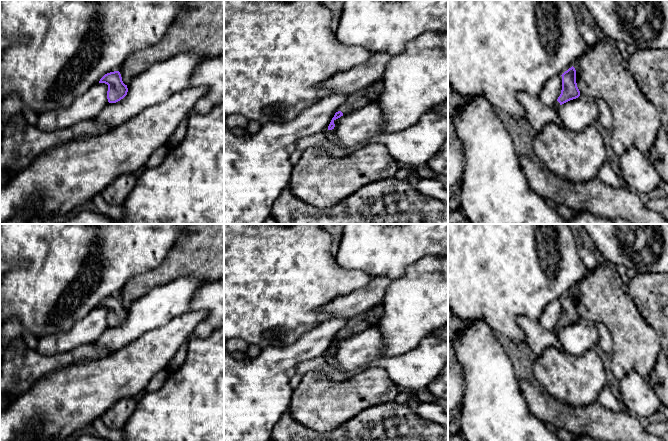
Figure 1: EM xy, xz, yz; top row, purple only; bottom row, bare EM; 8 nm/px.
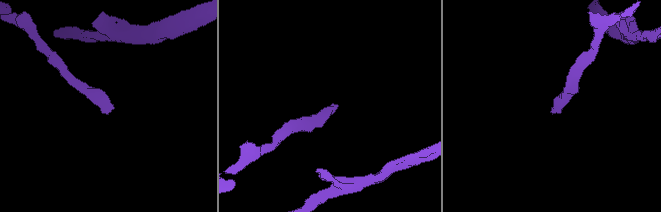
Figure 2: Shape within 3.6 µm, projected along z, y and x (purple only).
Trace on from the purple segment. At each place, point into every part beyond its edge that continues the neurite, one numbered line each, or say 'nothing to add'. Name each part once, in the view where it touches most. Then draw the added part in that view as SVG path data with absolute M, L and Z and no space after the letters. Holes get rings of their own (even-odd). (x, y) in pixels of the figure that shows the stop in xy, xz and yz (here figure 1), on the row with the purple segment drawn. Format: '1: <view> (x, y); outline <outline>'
1: xz (359, 99); outline M365 89L359 90L348 96L345 103L338 108L337 112L341 111L343 115L347 115L360 108L363 108L369 103L371 103L371 100L367 97Z

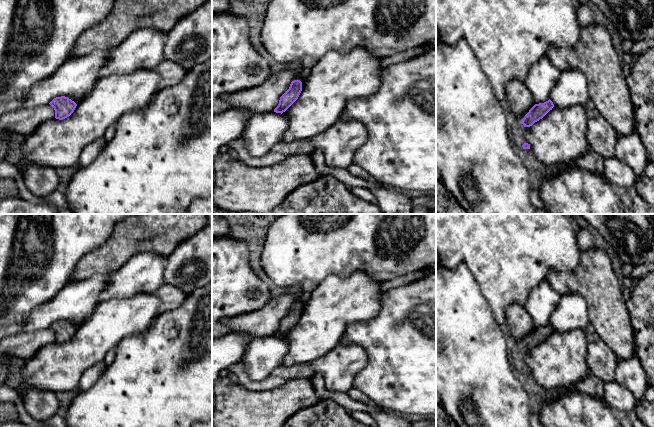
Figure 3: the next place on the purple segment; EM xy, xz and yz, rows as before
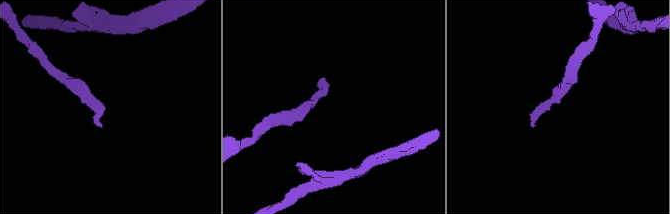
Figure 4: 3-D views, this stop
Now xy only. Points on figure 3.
nothing to add

